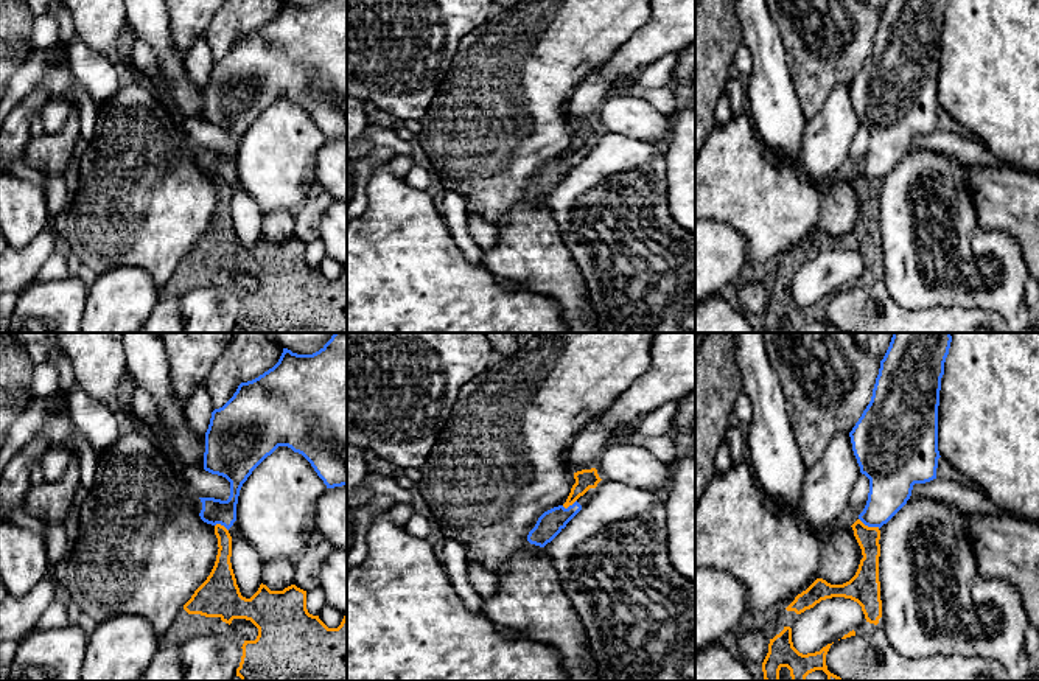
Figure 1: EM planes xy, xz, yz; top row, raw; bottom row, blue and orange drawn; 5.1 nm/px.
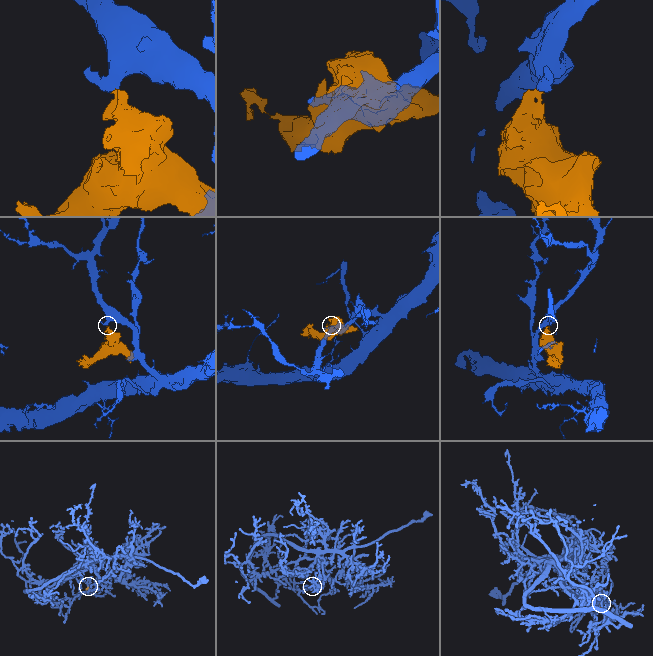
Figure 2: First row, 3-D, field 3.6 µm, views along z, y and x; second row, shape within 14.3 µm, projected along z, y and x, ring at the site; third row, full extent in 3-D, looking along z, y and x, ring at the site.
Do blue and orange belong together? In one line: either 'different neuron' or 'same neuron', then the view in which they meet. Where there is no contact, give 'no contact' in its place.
different neuron; contact in yz

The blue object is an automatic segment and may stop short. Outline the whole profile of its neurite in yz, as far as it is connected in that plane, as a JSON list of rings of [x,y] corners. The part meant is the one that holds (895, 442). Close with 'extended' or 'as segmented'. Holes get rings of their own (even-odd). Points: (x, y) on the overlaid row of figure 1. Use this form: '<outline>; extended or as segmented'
[[[893,333],[890,347],[880,361],[873,396],[849,432],[860,473],[869,479],[869,493],[859,519],[868,527],[887,524],[910,499],[915,484],[936,479],[938,468],[938,406],[944,362],[949,354],[950,333]]]; as segmented

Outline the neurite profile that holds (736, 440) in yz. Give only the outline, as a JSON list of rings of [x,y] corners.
[[[728,428],[723,440],[728,443],[733,465],[748,460],[747,438],[740,429]]]

